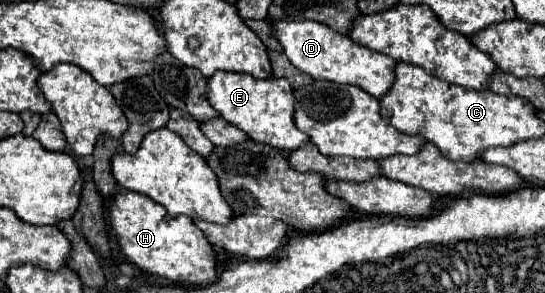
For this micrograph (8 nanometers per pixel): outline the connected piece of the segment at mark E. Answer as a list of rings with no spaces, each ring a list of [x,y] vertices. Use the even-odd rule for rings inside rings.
[[[218,71],[208,79],[208,101],[228,123],[240,127],[248,133],[250,139],[258,143],[294,151],[310,141],[310,137],[302,133],[294,123],[294,91],[288,79],[256,79],[246,73]]]

